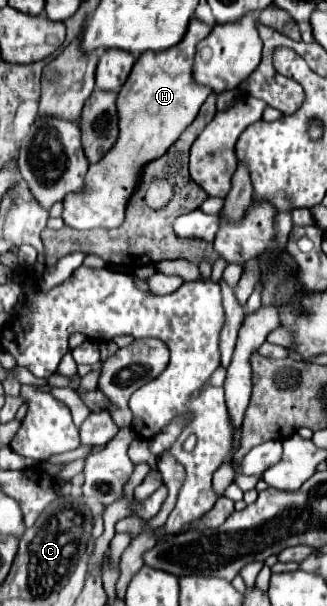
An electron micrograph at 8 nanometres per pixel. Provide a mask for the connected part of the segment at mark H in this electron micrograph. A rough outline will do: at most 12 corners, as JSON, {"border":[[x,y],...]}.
{"border":[[211,27],[139,55],[117,97],[117,143],[63,199],[73,229],[119,227],[143,167],[209,87],[191,77]]}

